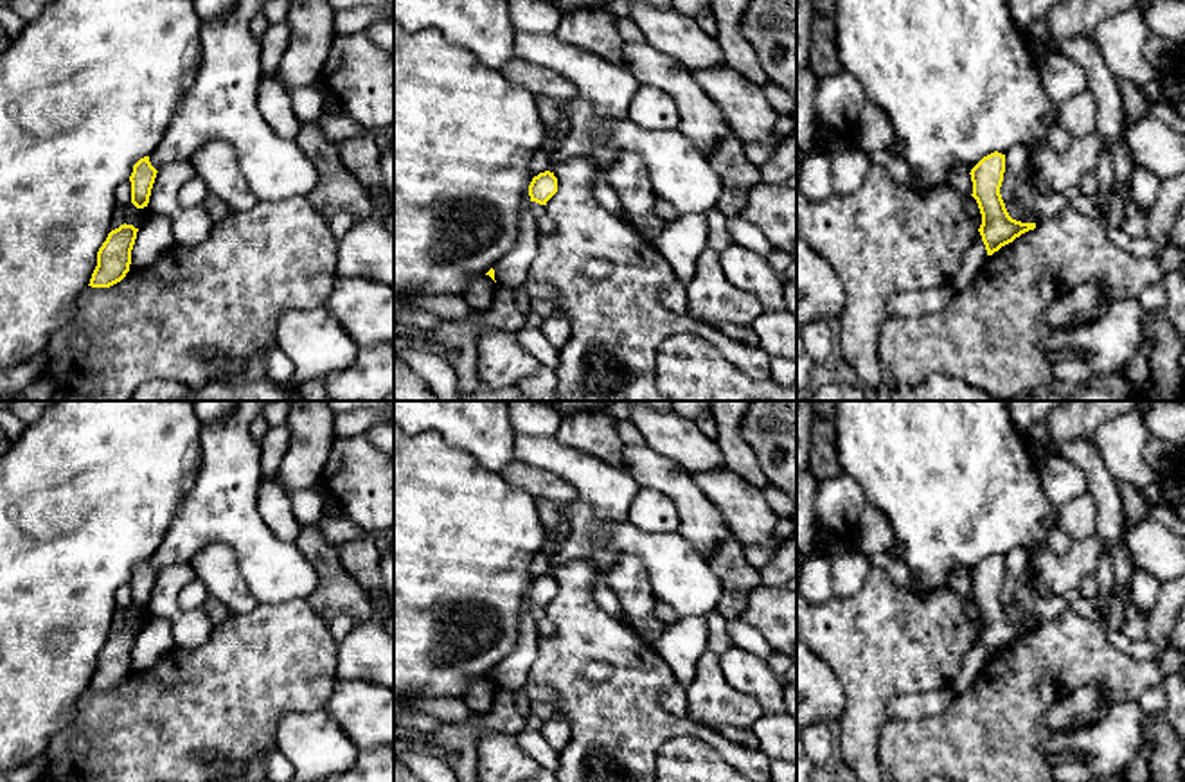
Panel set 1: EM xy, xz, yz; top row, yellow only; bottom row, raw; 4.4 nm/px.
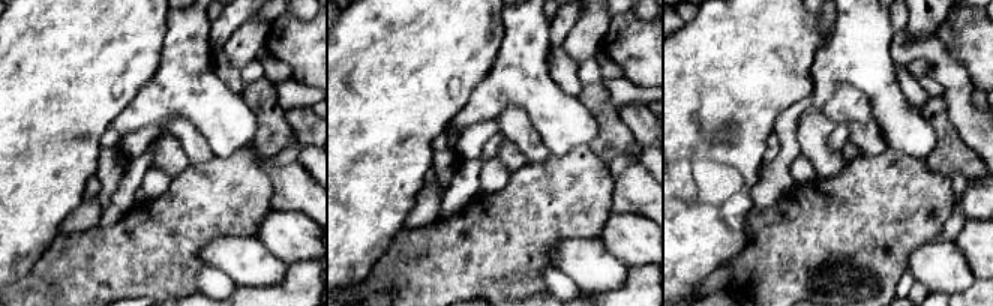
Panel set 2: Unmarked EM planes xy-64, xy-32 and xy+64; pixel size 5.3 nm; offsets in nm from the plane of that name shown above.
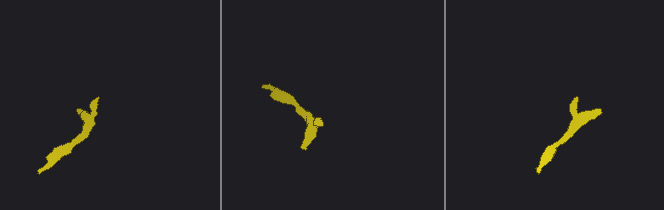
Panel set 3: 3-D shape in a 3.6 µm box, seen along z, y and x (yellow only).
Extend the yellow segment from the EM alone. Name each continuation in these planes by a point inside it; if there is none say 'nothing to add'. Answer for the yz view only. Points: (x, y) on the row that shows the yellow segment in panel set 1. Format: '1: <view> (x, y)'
nothing to add

